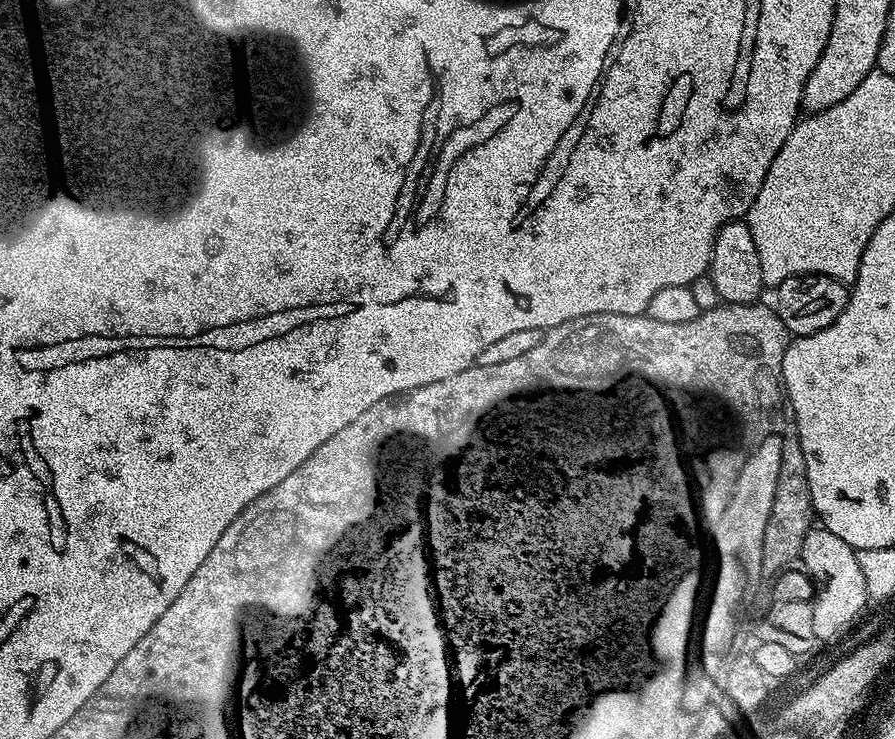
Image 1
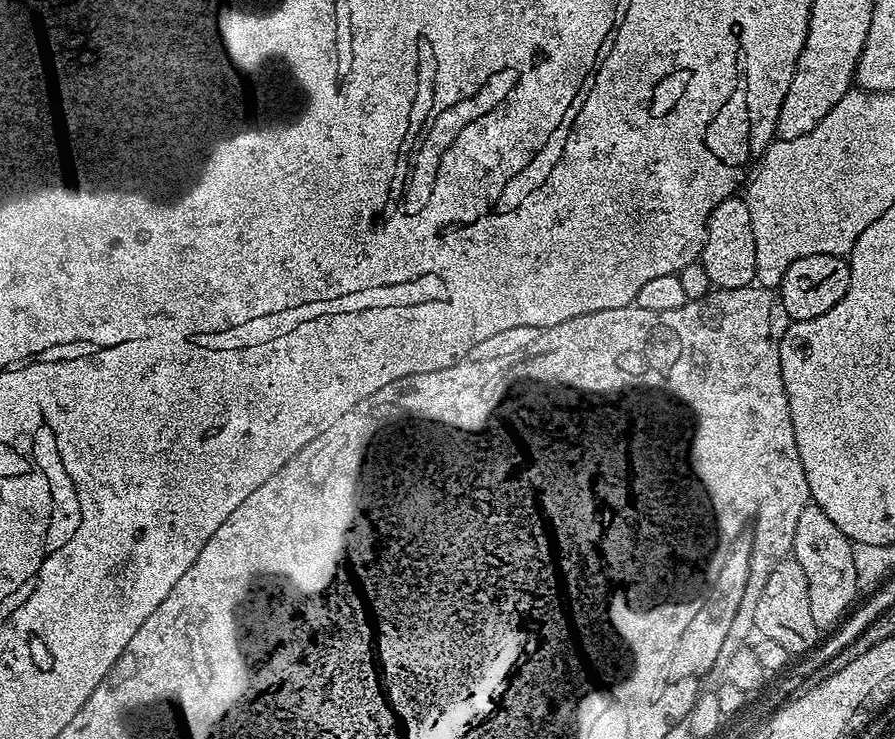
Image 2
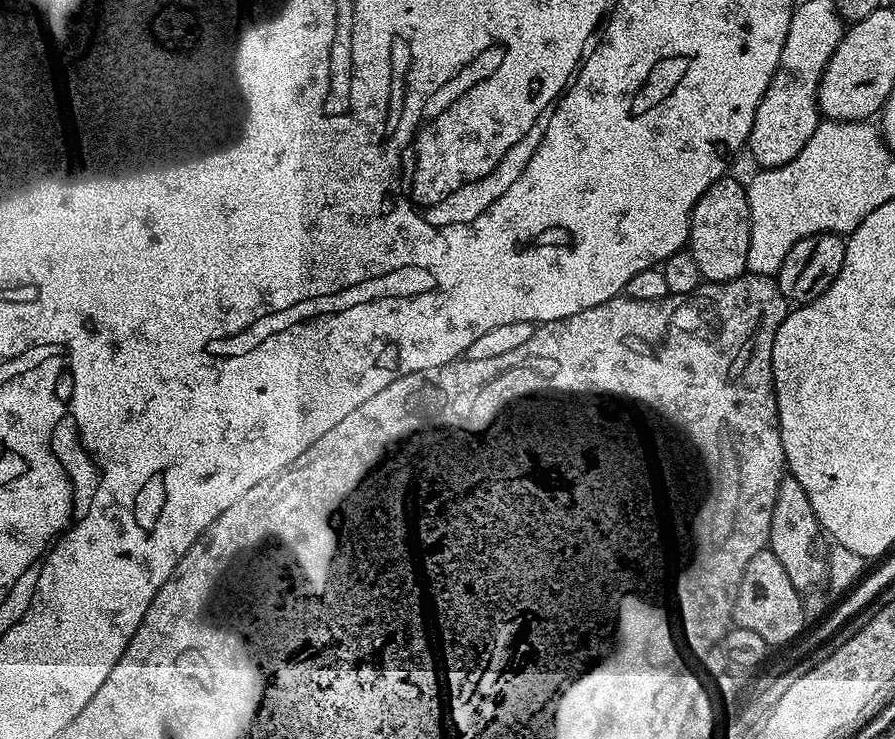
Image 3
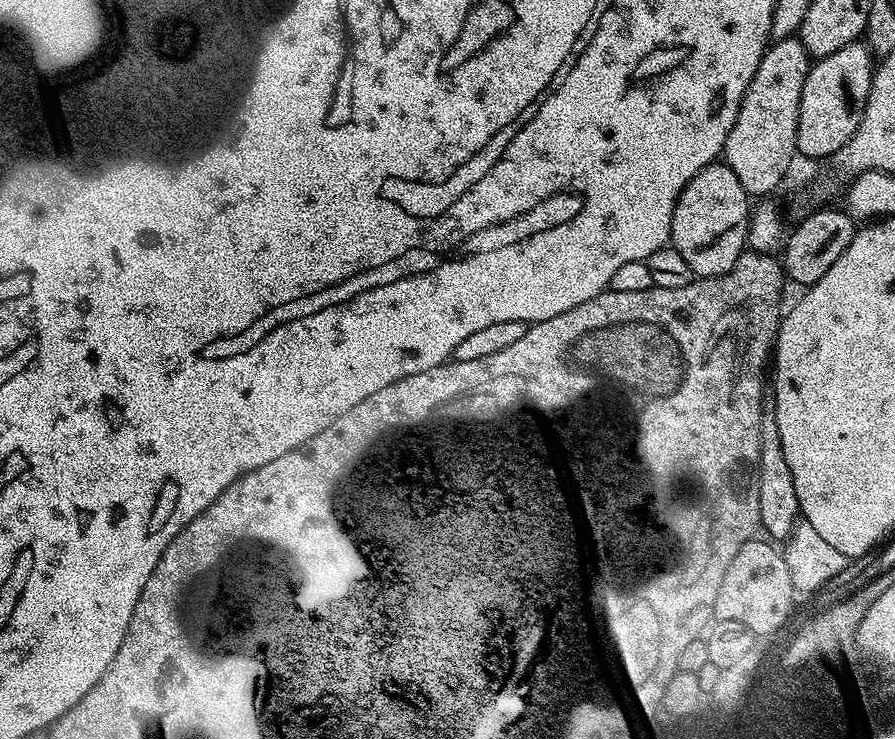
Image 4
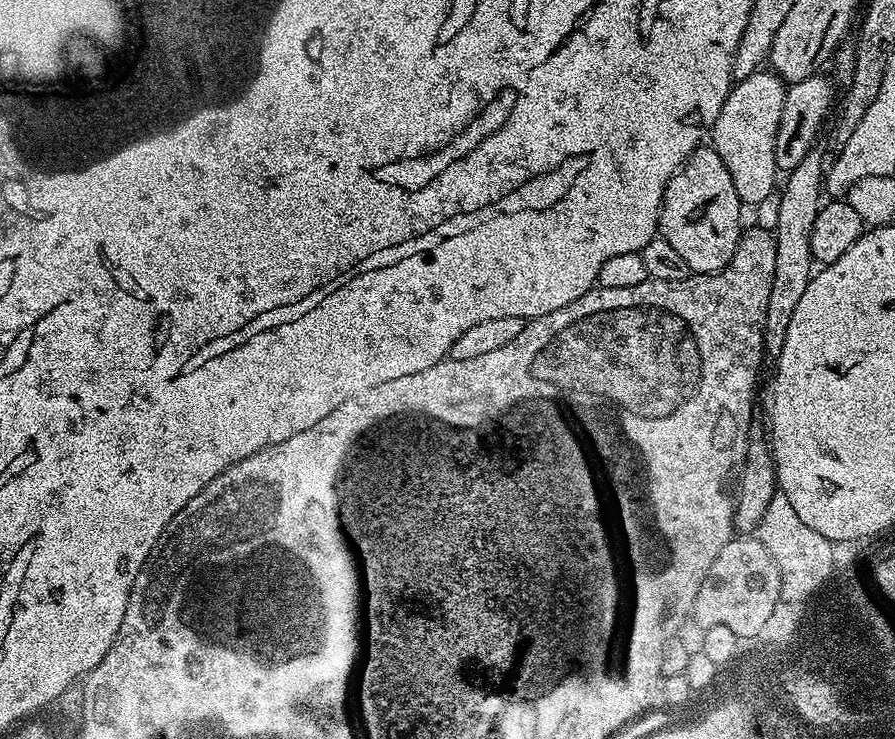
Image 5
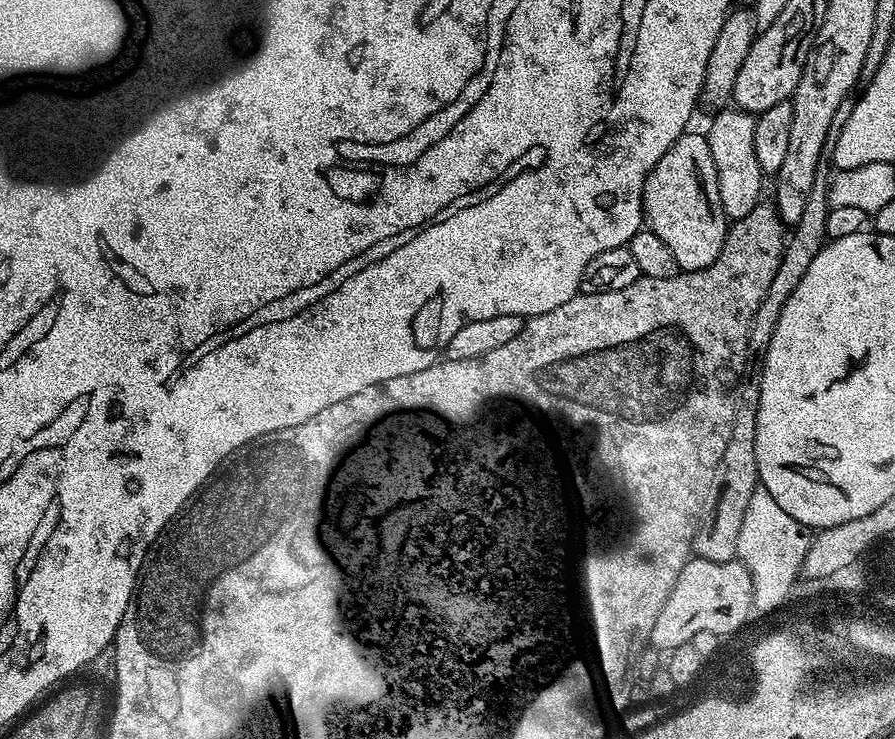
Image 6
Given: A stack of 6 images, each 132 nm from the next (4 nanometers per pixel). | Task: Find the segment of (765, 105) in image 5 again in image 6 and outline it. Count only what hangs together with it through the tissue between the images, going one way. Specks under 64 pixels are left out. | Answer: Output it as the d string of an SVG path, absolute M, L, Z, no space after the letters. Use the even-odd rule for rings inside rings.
M720 110L715 113L712 125L706 128L710 154L714 154L714 170L718 170L718 198L729 221L746 218L754 206L761 203L760 187L766 177L754 158L754 126L756 116L739 110Z

